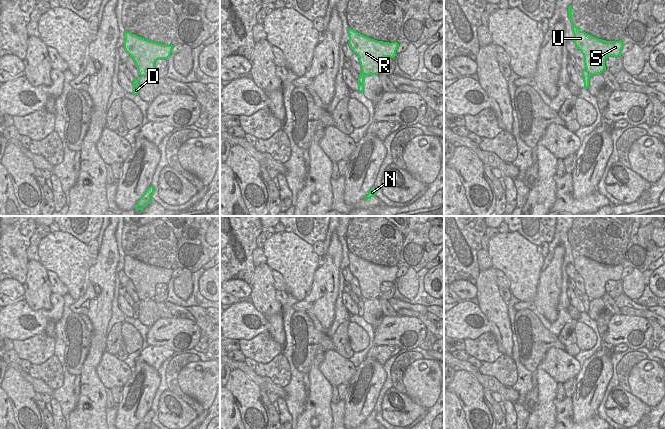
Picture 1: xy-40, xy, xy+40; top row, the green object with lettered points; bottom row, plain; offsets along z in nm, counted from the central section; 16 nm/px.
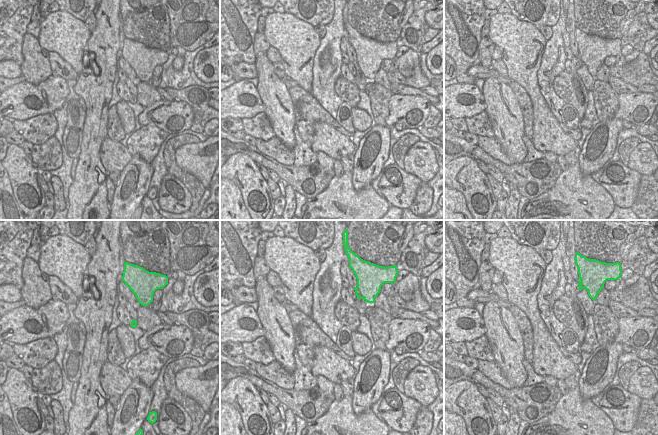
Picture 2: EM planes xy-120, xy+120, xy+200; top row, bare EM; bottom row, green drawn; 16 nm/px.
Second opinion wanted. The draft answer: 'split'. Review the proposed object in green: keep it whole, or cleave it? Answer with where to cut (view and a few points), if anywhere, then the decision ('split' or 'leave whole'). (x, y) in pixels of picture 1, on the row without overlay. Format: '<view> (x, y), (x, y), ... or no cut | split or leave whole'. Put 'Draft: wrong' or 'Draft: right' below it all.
xy+40 (585, 293), (591, 298) | split
Draft: right

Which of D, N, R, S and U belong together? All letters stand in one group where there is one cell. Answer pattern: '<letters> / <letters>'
D / N R S U

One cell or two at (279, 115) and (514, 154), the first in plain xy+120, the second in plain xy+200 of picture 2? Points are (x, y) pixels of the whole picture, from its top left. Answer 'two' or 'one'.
one

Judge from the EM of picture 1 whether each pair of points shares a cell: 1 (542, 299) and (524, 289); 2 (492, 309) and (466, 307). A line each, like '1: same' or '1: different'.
1: different
2: different

